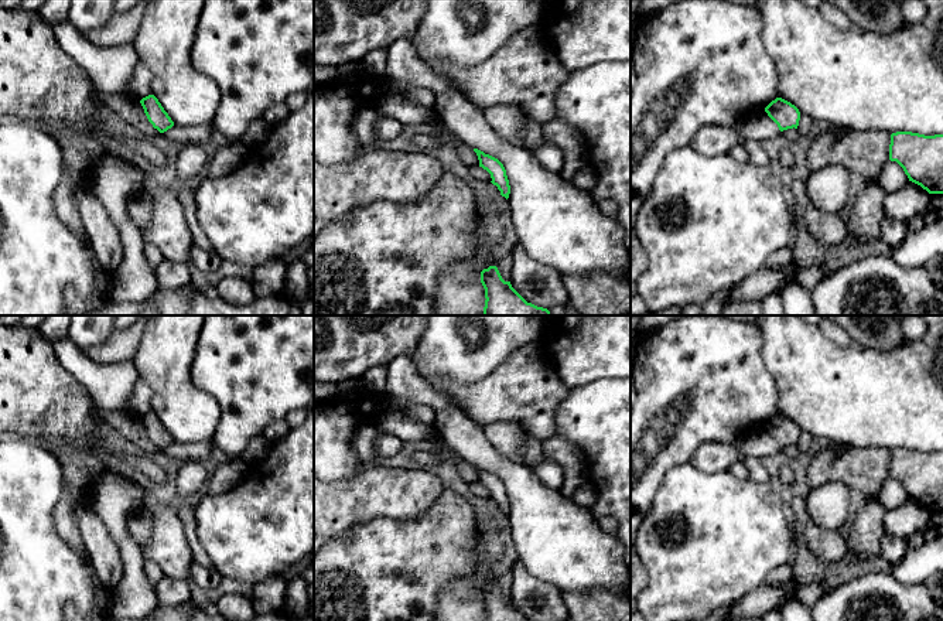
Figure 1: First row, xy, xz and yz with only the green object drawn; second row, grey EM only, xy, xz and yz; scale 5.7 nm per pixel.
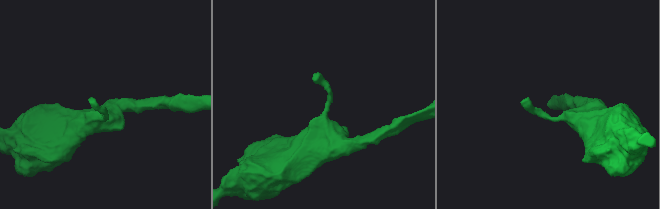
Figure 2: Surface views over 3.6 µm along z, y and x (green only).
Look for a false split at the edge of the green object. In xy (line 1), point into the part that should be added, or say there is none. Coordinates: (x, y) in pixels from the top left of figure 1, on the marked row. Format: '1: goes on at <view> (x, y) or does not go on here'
1: does not go on here

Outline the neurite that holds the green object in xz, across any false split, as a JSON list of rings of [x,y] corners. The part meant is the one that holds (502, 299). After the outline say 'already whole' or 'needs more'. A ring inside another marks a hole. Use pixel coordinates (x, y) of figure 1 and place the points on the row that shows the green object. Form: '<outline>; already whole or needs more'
[[[496,266],[481,272],[485,289],[484,315],[551,315],[547,308],[527,303],[510,284],[505,282]]]; already whole

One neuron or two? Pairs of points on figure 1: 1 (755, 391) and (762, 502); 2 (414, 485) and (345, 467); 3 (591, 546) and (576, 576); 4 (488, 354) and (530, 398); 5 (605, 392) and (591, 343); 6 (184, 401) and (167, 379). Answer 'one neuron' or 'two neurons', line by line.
1: two neurons
2: two neurons
3: one neuron
4: two neurons
5: two neurons
6: one neuron

